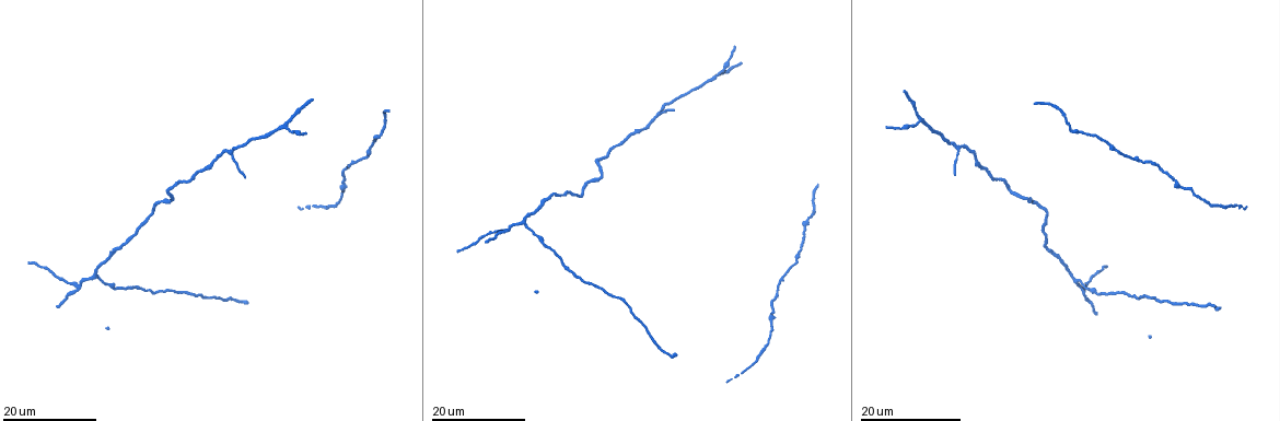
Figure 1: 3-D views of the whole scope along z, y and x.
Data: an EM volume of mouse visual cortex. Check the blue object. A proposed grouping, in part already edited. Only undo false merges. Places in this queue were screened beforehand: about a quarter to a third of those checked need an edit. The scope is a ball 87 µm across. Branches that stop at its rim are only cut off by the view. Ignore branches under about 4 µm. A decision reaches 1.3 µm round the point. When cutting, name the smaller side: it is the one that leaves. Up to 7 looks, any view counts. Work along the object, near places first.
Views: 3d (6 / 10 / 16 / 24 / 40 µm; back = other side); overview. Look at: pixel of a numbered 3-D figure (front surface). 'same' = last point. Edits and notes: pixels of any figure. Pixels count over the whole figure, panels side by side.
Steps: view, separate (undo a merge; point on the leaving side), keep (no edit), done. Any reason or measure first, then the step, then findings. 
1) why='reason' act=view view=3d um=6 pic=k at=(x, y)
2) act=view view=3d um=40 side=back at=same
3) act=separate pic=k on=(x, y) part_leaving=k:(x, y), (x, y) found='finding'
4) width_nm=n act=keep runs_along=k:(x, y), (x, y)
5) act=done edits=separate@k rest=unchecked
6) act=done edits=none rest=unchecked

why='branch point' act=view view=3d um=24 pic=1 at=(288, 126)

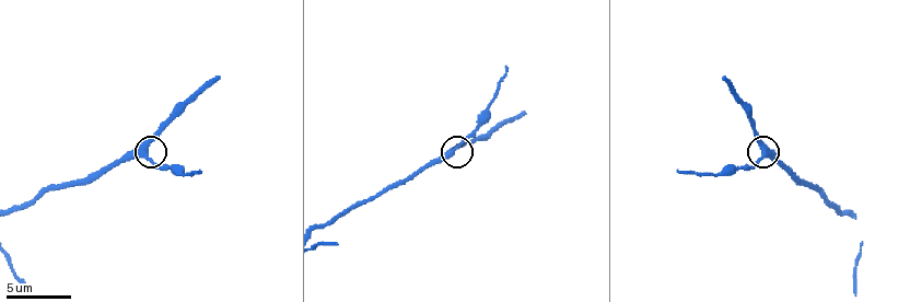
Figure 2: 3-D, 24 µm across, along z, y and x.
act=view view=3d um=6 pic=2 at=(143, 153)

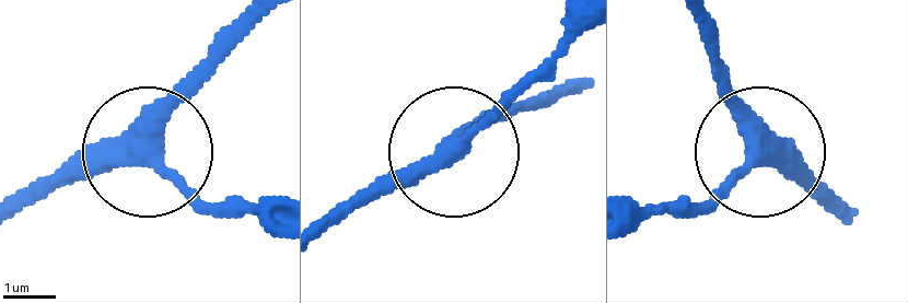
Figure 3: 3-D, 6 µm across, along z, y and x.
side_arm_um=9 arms=3 act=keep found='one cell here'

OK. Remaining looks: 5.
why='thin arm on a thick one' act=view view=3d um=24 pic=1 at=(232, 154)

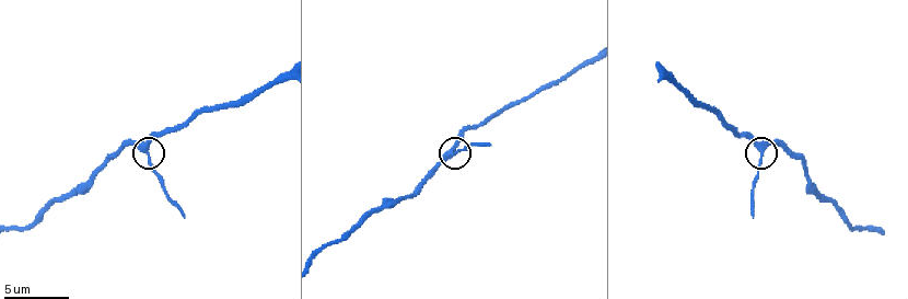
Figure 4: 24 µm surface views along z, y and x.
why='closer look' act=view view=3d um=6 pic=4 at=(146, 151)

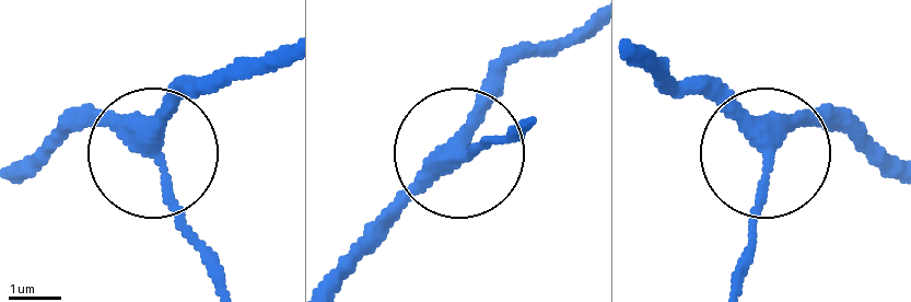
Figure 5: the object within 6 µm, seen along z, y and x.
width_nm=290 act=keep runs_along=5:(329, 280), (455, 154), (512, 137) found='one cell here'

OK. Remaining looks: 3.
why='arms part here' act=view view=3d um=24 pic=1 at=(95, 276)

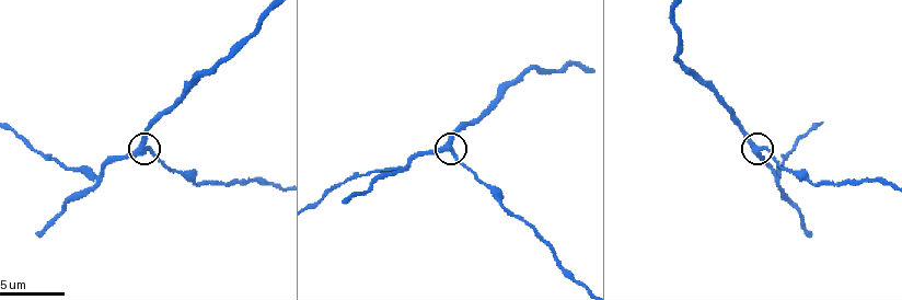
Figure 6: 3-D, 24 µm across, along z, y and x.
act=view view=3d um=10 pic=6 at=(448, 146)

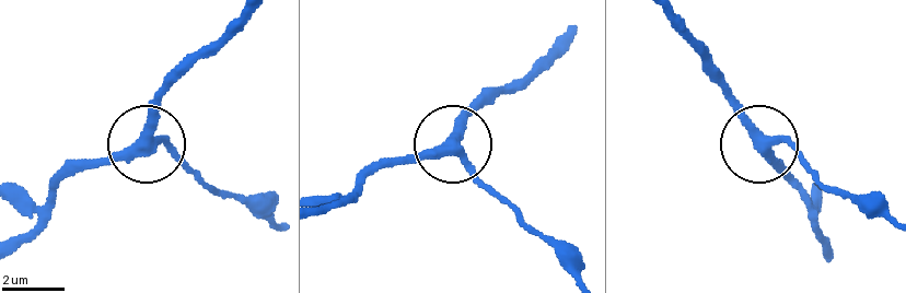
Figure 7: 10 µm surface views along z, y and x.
width_nm=330 act=keep found='one cell here'

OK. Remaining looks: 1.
act=done edits=none rest=unchecked

